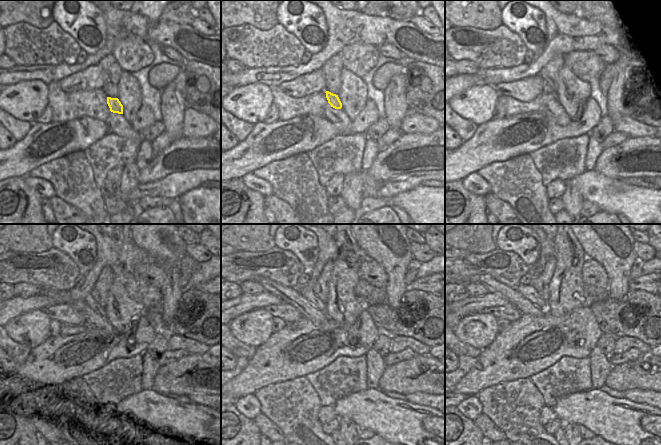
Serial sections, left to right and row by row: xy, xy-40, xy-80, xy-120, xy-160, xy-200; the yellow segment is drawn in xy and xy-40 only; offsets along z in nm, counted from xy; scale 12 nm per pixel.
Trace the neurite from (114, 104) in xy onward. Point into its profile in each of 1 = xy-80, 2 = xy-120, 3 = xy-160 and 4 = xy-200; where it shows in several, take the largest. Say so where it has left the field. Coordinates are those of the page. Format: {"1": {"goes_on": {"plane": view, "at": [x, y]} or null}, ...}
{"1": {"goes_on": {"plane": "xy-80", "at": [547, 89]}}, "2": {"goes_on": {"plane": "xy-120", "at": [89, 300]}}, "3": {"goes_on": {"plane": "xy-160", "at": [308, 294]}}, "4": {"goes_on": {"plane": "xy-200", "at": [528, 291]}}}

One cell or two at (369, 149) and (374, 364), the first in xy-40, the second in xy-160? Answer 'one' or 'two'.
one

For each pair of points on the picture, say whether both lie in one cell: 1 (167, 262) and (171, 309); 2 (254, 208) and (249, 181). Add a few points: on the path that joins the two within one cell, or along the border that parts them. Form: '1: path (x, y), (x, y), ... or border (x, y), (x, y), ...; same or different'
1: path (171, 274), (171, 297); same
2: border (240, 178), (249, 188), (265, 196); different

